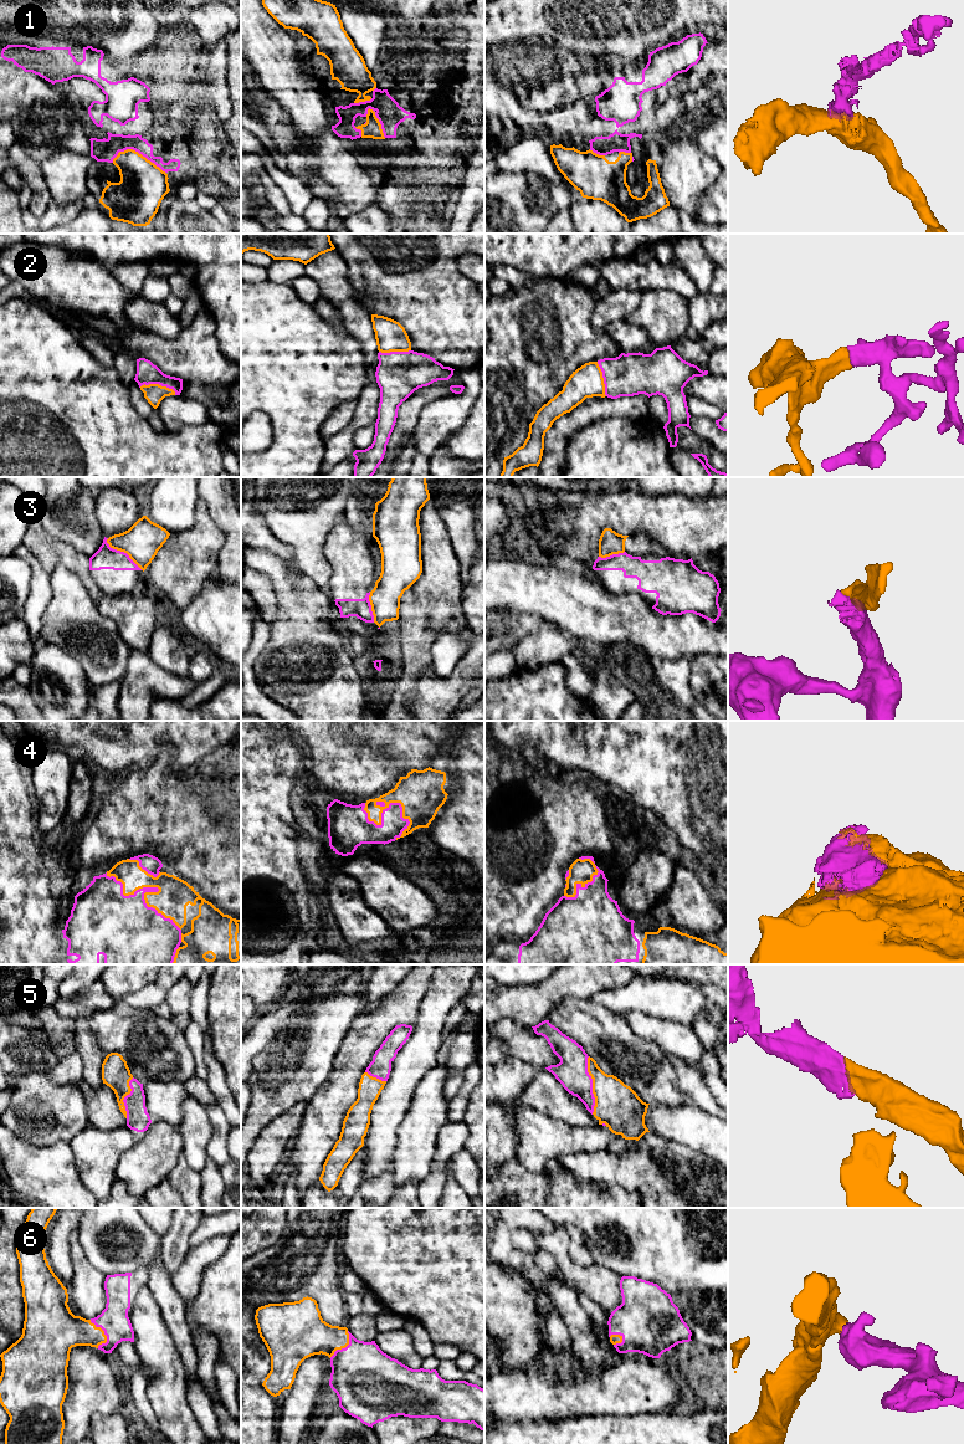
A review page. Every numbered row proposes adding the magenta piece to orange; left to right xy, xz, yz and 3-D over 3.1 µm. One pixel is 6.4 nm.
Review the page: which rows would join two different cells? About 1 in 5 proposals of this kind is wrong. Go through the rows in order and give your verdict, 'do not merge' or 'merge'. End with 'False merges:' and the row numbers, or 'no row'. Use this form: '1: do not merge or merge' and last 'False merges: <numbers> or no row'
1: do not merge
2: merge
3: do not merge
4: merge
5: merge
6: merge
False merges: 1, 3

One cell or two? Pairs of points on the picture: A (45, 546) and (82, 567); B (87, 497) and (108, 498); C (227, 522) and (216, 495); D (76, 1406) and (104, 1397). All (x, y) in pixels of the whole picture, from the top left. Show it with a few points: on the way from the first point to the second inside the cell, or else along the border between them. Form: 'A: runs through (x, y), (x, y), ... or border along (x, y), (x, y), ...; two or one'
A: runs through (54, 552), (66, 554), (73, 561); one
B: border along (96, 492), (96, 505), (93, 507); two
C: runs through (226, 516), (220, 501); one
D: runs through (83, 1399), (86, 1397), (97, 1397); one

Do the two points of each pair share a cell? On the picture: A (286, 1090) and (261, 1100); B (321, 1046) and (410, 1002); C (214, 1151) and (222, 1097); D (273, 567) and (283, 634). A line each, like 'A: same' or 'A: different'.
A: same
B: different
C: same
D: same

